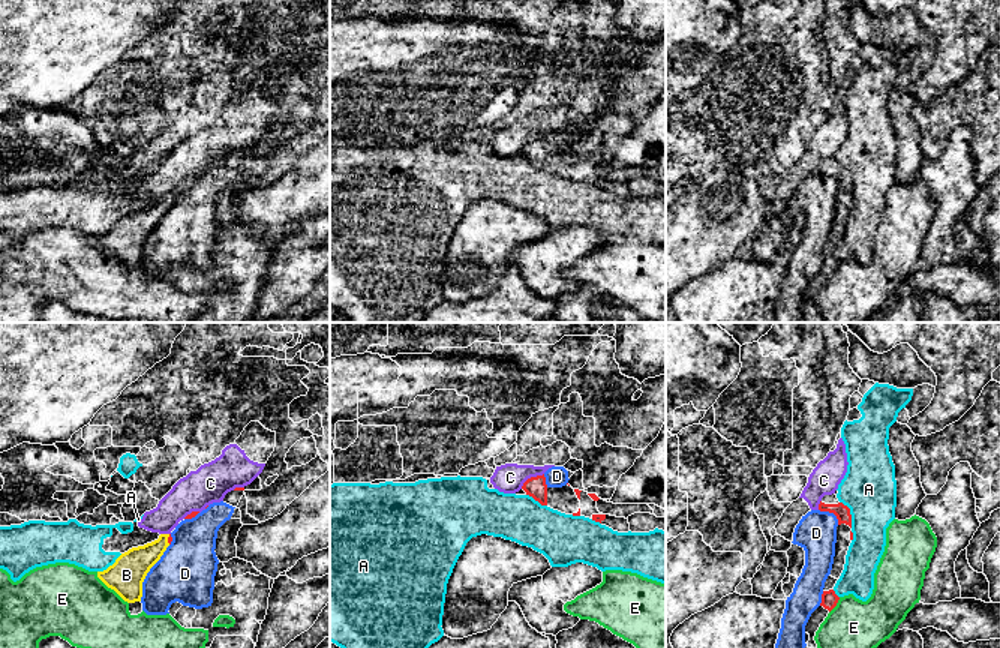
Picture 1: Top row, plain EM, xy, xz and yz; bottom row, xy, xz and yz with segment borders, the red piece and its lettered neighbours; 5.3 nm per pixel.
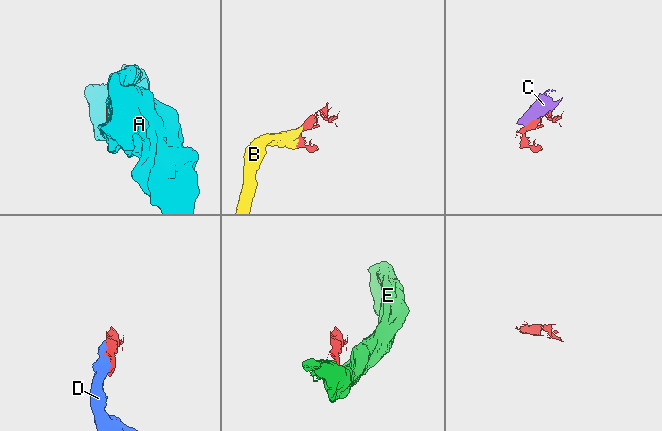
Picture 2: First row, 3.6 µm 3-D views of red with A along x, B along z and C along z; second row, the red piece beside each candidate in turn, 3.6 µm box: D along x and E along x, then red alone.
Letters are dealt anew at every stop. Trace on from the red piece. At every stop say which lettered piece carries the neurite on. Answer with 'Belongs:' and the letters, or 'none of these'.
Belongs: B

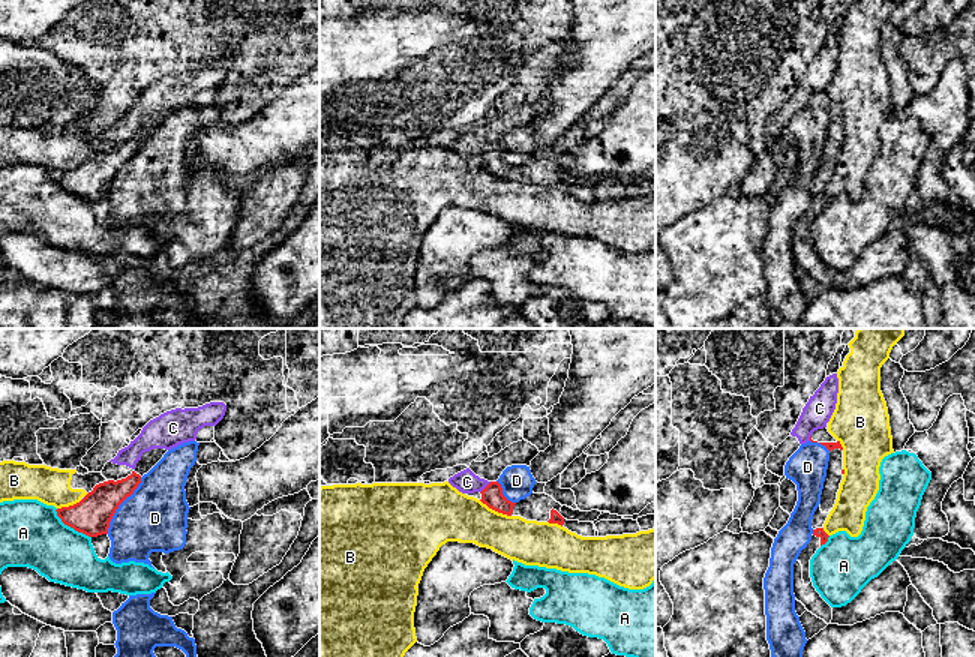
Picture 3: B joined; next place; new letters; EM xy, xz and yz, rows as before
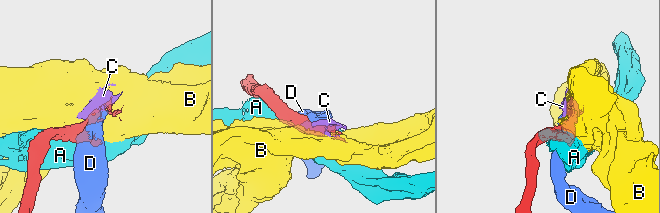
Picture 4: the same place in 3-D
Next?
Belongs: none of these

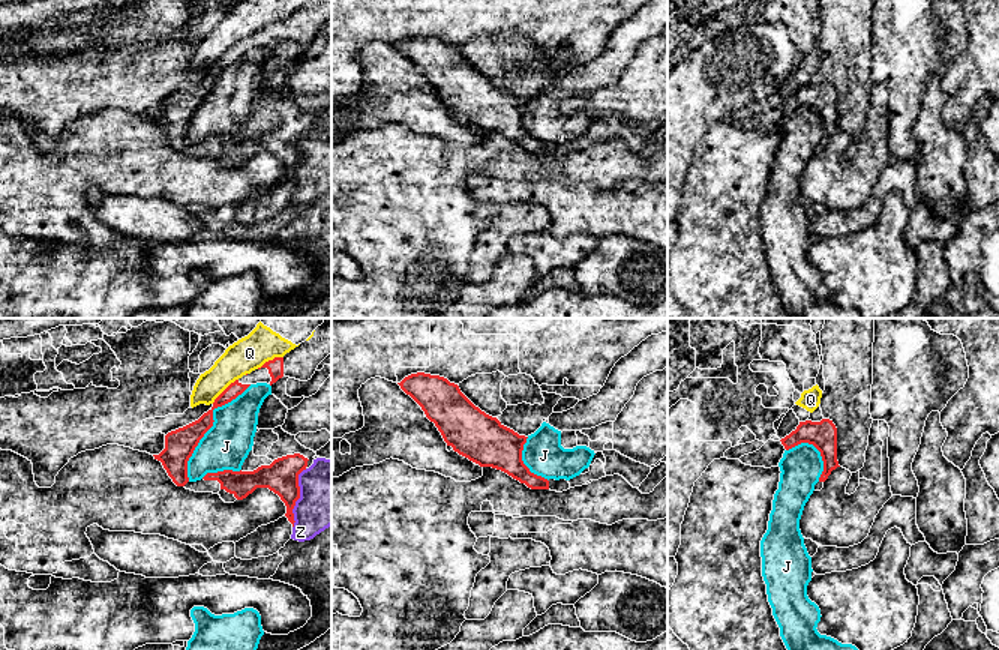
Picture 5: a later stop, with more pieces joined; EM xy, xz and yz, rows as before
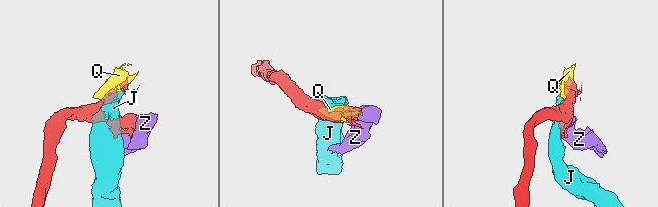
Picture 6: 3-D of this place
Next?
Belongs: none of these

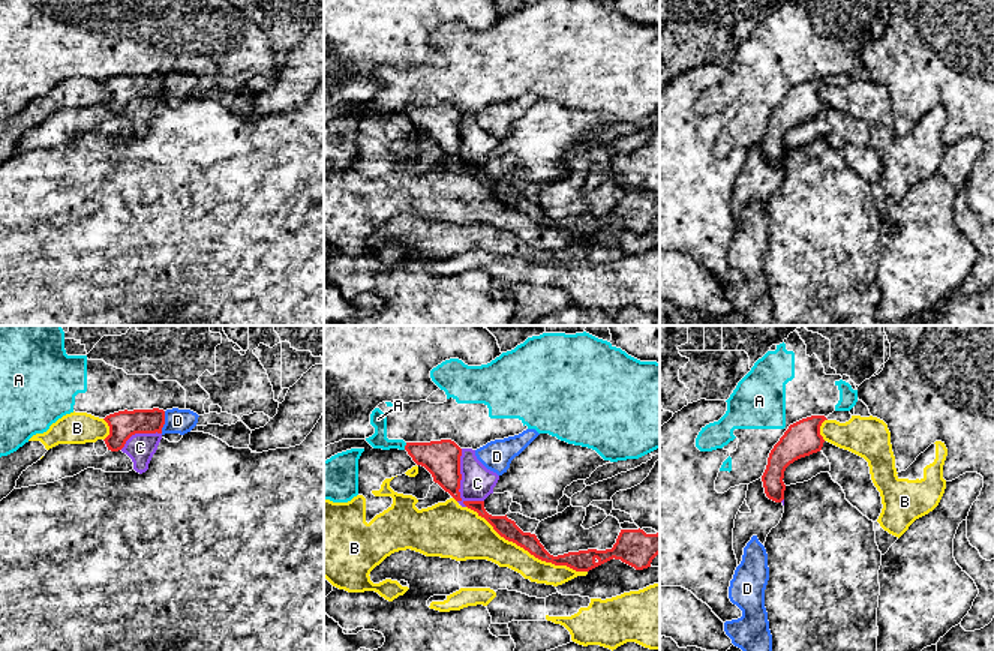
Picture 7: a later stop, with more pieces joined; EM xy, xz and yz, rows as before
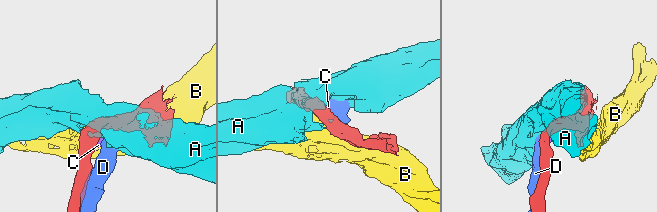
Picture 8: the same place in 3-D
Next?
Belongs: none of these

